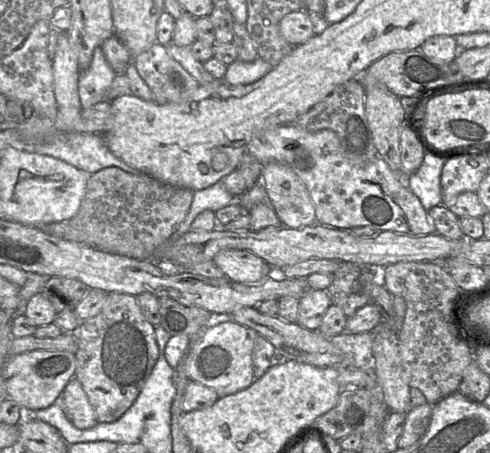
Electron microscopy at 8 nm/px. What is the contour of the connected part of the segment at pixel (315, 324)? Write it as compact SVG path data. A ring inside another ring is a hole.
M310 290L300 298L297 323L308 330L318 331L330 305L327 290Z

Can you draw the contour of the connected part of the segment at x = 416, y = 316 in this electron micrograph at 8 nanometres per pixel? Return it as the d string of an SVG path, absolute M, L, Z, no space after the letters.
M399 262L384 266L384 287L393 295L401 296L406 303L406 313L398 334L399 355L409 377L409 386L419 389L430 405L436 405L446 396L458 391L464 371L472 362L472 349L456 336L451 317L452 300L460 289L441 263Z

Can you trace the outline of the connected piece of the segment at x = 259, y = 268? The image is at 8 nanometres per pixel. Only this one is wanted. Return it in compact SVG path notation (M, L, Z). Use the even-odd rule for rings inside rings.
M222 250L214 262L228 279L240 283L258 283L269 277L271 269L268 263L249 250Z

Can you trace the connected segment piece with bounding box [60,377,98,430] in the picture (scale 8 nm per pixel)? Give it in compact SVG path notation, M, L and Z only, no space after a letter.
M73 377L69 381L60 402L67 417L78 429L89 429L98 423L94 409L77 378Z

